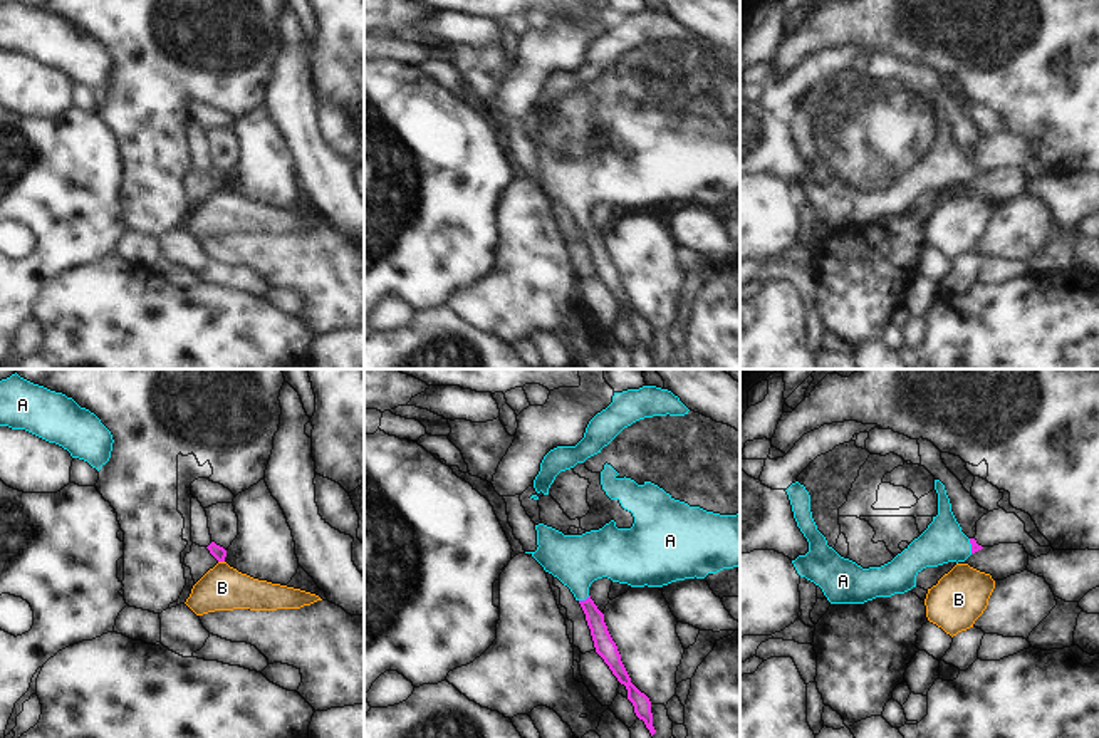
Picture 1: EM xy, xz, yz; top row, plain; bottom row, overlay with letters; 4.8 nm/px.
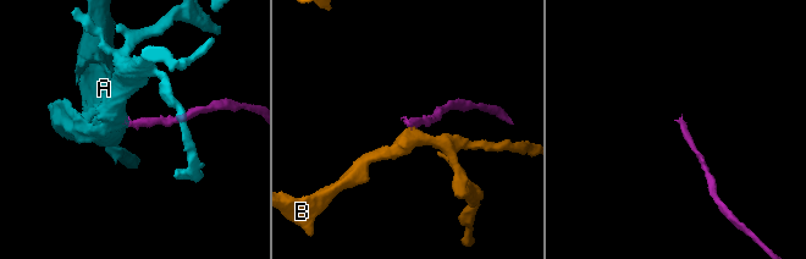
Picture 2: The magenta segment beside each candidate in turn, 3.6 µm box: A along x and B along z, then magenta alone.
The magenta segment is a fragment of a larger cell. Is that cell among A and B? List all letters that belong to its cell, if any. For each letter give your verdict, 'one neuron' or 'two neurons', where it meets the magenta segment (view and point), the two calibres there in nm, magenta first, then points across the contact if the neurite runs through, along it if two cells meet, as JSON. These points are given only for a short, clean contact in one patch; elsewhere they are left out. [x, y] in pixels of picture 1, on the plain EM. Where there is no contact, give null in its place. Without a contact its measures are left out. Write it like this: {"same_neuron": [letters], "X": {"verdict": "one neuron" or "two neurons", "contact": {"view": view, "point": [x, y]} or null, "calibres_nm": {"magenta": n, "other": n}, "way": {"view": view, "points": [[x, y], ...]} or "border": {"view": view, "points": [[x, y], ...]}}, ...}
{"same_neuron": ["A"], "A": {"verdict": "one neuron", "contact": {"view": "xz", "point": [586, 223]}, "calibres_nm": {"magenta": 100, "other": 240}, "way": {"view": "xz", "points": [[604, 270], [586, 223], [579, 212], [578, 185]]}}, "B": {"verdict": "two neurons", "contact": {"view": "xy", "point": [222, 185]}, "calibres_nm": {"magenta": 70, "other": 220}, "border": {"view": "xy", "points": [[218, 185], [223, 187]]}}}

